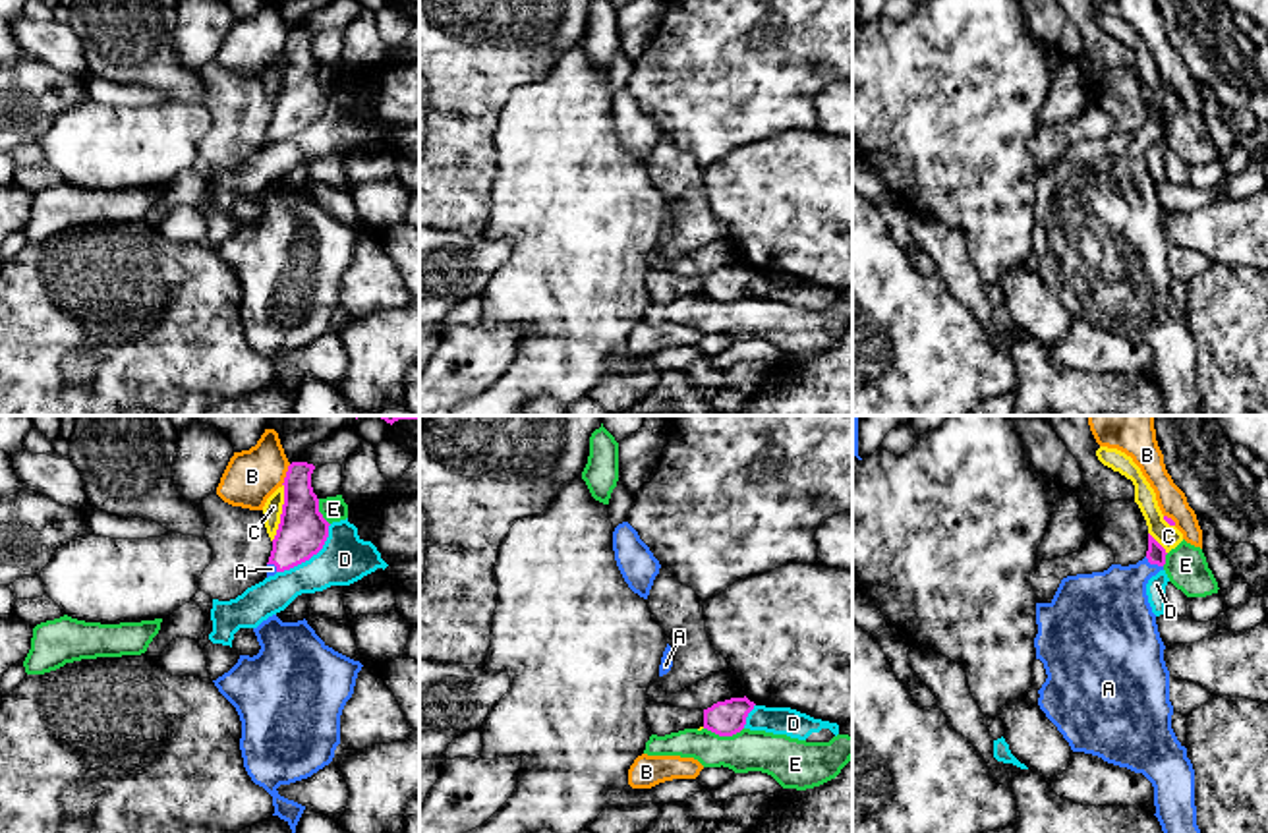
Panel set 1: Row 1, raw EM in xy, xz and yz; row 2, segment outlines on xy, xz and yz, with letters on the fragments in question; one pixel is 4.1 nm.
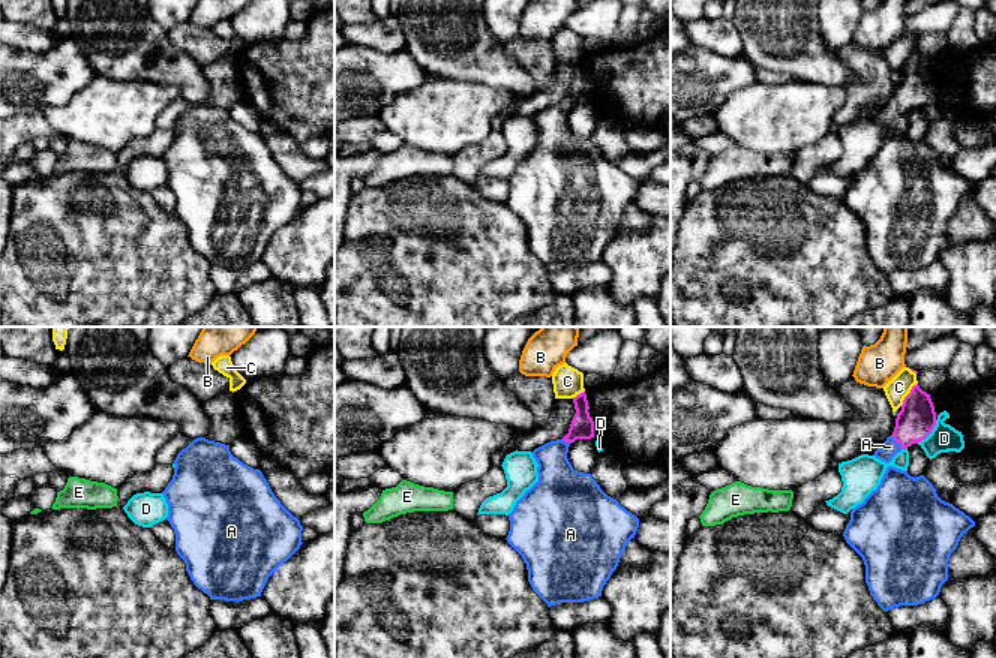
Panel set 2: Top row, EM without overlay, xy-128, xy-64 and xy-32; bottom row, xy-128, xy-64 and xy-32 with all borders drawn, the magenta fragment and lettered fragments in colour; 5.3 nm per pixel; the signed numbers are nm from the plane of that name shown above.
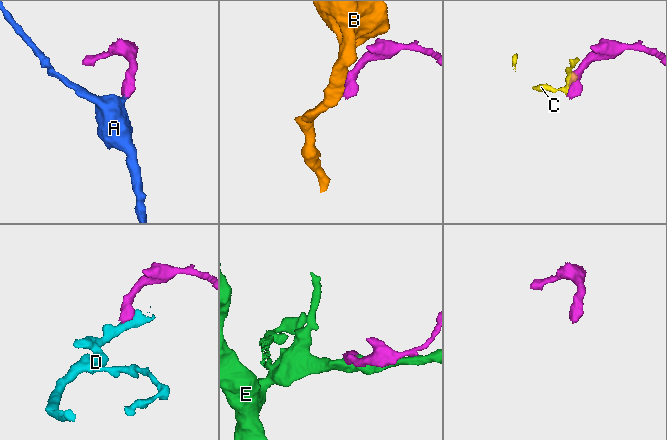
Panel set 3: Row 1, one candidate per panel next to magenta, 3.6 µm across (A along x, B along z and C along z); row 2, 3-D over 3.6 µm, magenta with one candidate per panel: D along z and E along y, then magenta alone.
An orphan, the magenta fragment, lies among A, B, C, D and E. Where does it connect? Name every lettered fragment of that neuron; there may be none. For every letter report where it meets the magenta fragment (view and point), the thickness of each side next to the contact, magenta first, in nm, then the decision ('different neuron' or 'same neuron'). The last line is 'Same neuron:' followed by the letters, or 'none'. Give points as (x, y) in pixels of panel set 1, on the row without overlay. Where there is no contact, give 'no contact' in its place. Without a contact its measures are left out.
A: contact yz (1154, 130); calibres 80 and 300 nm; same neuron
B: contact xy (287, 41); calibres 200 and 220 nm; different neuron
C: contact xy (283, 80); calibres 200 and 80 nm; different neuron
D: contact xy (310, 124); calibres 200 and 200 nm; different neuron
E: contact xz (723, 302); calibres 150 and 180 nm; different neuron
Same neuron: A

